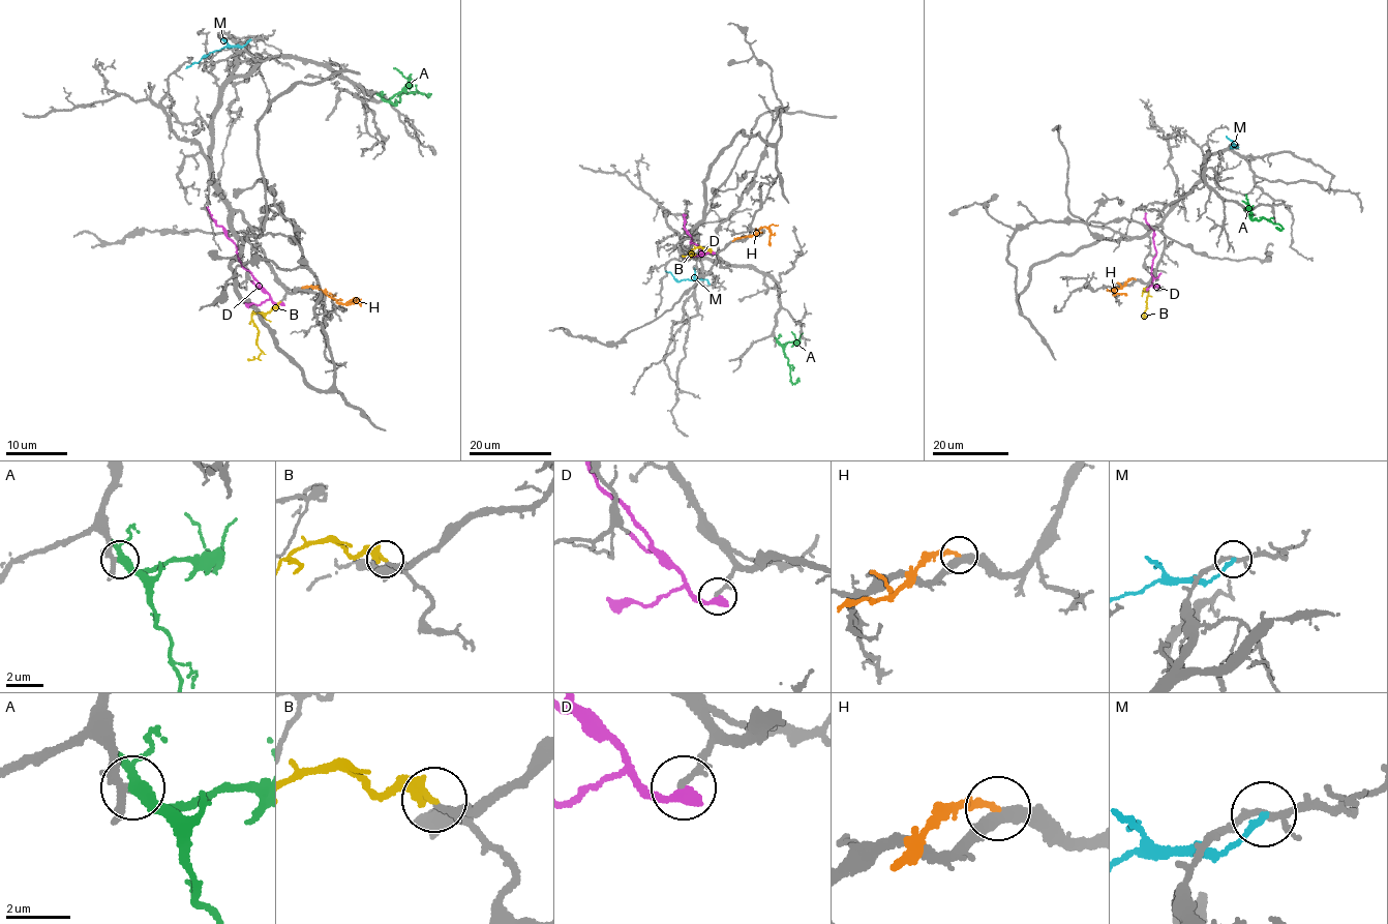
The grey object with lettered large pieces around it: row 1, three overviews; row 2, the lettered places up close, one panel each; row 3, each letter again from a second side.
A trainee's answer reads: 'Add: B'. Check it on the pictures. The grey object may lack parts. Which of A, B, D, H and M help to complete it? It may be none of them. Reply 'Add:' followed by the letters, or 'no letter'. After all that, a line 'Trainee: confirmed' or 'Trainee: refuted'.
Add: B
Trainee: confirmed

